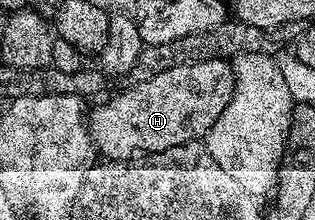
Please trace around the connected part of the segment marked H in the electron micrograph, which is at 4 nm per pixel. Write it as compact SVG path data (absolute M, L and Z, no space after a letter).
M227 60L199 61L198 63L182 63L178 67L170 67L166 71L158 71L158 75L148 77L145 81L129 84L129 89L121 91L117 97L104 101L96 110L87 114L88 134L92 136L92 144L101 158L109 161L126 161L137 155L147 155L166 151L170 147L187 145L203 138L208 130L222 115L234 95L234 75L232 66Z

